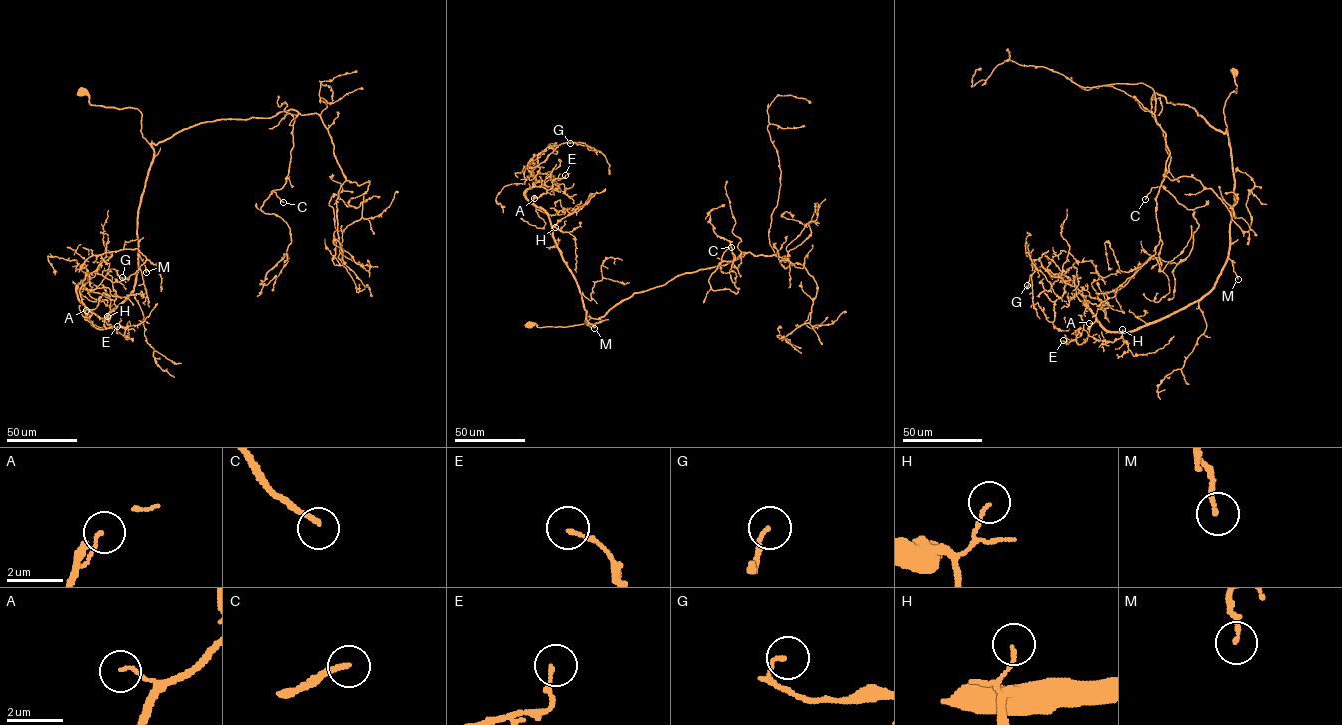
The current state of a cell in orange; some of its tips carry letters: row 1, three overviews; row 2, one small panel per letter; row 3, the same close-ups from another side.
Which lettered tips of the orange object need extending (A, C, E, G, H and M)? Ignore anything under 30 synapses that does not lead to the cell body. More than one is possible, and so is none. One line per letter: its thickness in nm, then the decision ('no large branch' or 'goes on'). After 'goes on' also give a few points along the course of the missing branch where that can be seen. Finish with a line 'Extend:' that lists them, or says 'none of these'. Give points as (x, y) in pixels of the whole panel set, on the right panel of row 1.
A: 100 nm thick; no large branch
C: 170 nm thick; goes on; missing branch runs (1145, 199), (1113, 223), (1111, 246), (1116, 265)
E: 150 nm thick; no large branch
G: 120 nm thick; no large branch
H: 110 nm thick; no large branch
M: 160 nm thick; no large branch
Extend: C

